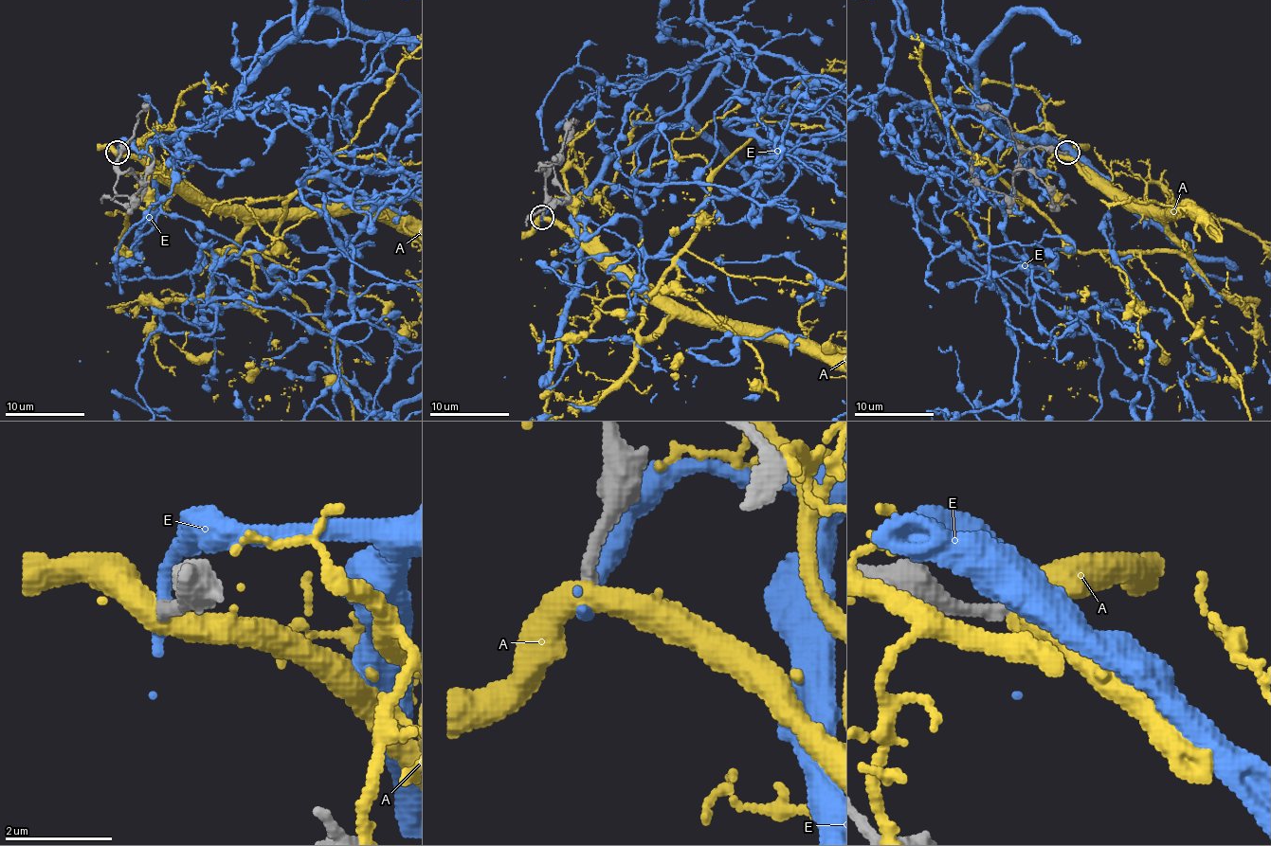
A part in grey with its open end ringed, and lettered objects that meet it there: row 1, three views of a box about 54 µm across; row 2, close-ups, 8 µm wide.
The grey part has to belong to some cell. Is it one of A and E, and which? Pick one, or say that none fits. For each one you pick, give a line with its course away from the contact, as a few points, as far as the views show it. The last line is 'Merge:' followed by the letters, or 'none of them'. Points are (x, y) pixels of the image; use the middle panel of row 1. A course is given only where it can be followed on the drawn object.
Merge: E

